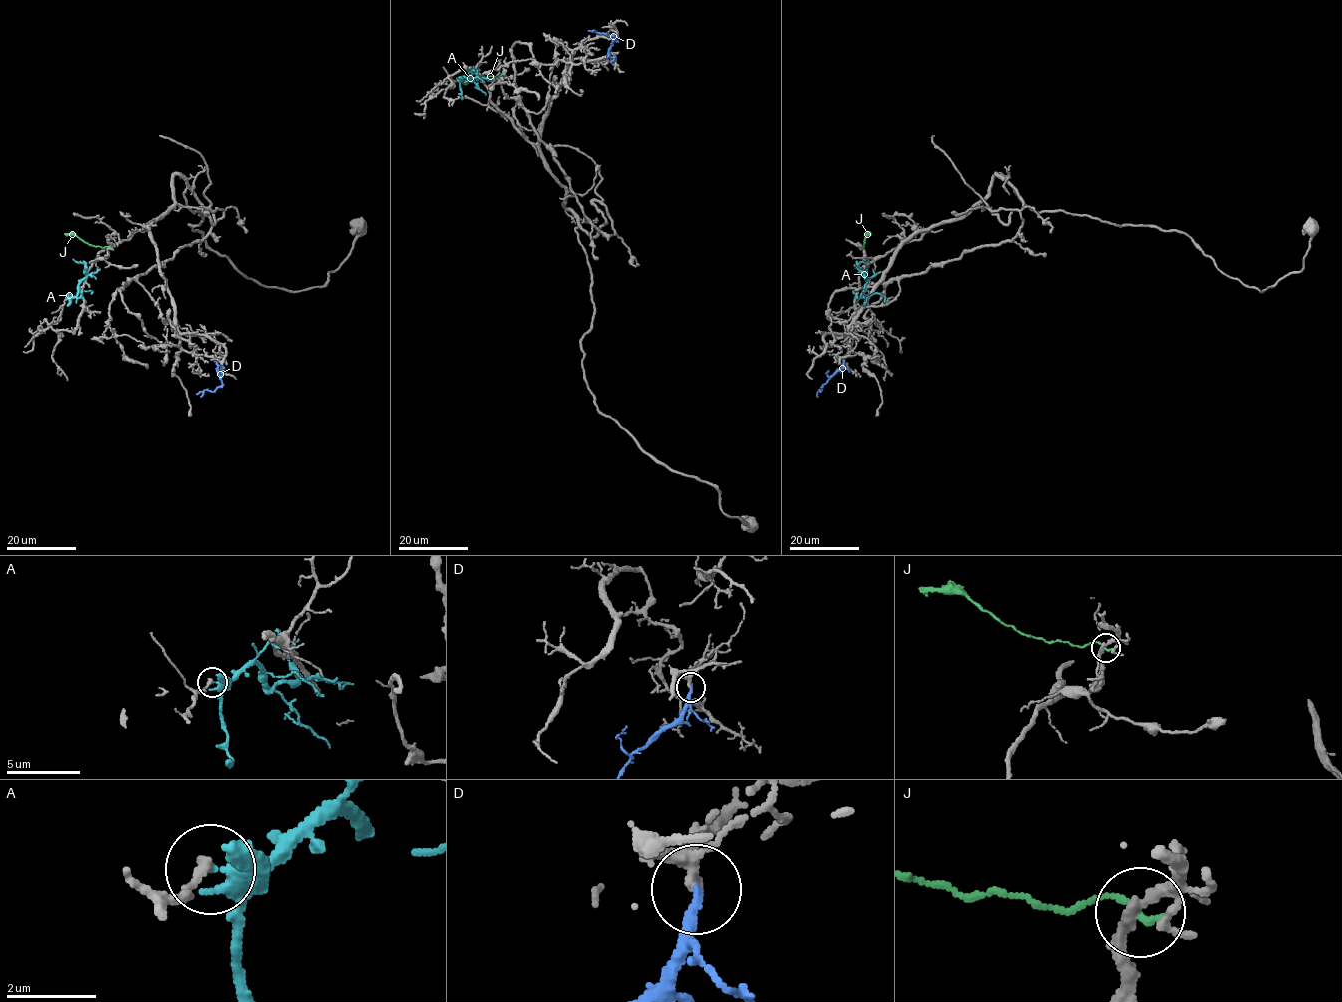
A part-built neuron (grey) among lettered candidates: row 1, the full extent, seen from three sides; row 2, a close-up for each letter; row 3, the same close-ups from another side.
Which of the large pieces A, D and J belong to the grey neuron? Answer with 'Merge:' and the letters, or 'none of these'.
Merge: D

